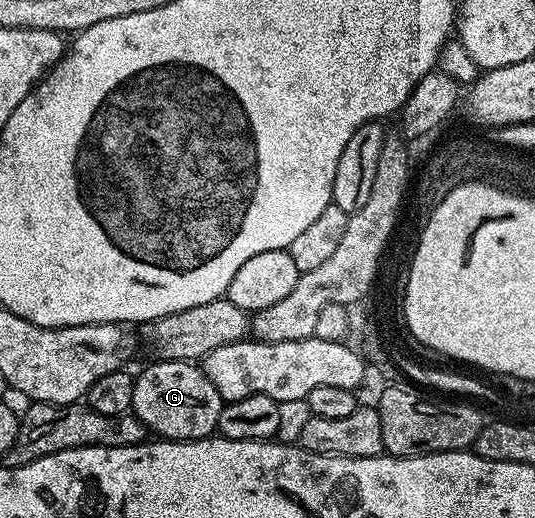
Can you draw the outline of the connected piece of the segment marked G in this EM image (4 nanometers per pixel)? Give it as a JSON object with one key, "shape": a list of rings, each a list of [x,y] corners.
{"shape":[[[162,360],[149,364],[133,381],[132,415],[138,416],[154,437],[167,440],[203,440],[217,432],[223,401],[207,374],[187,360]]]}

